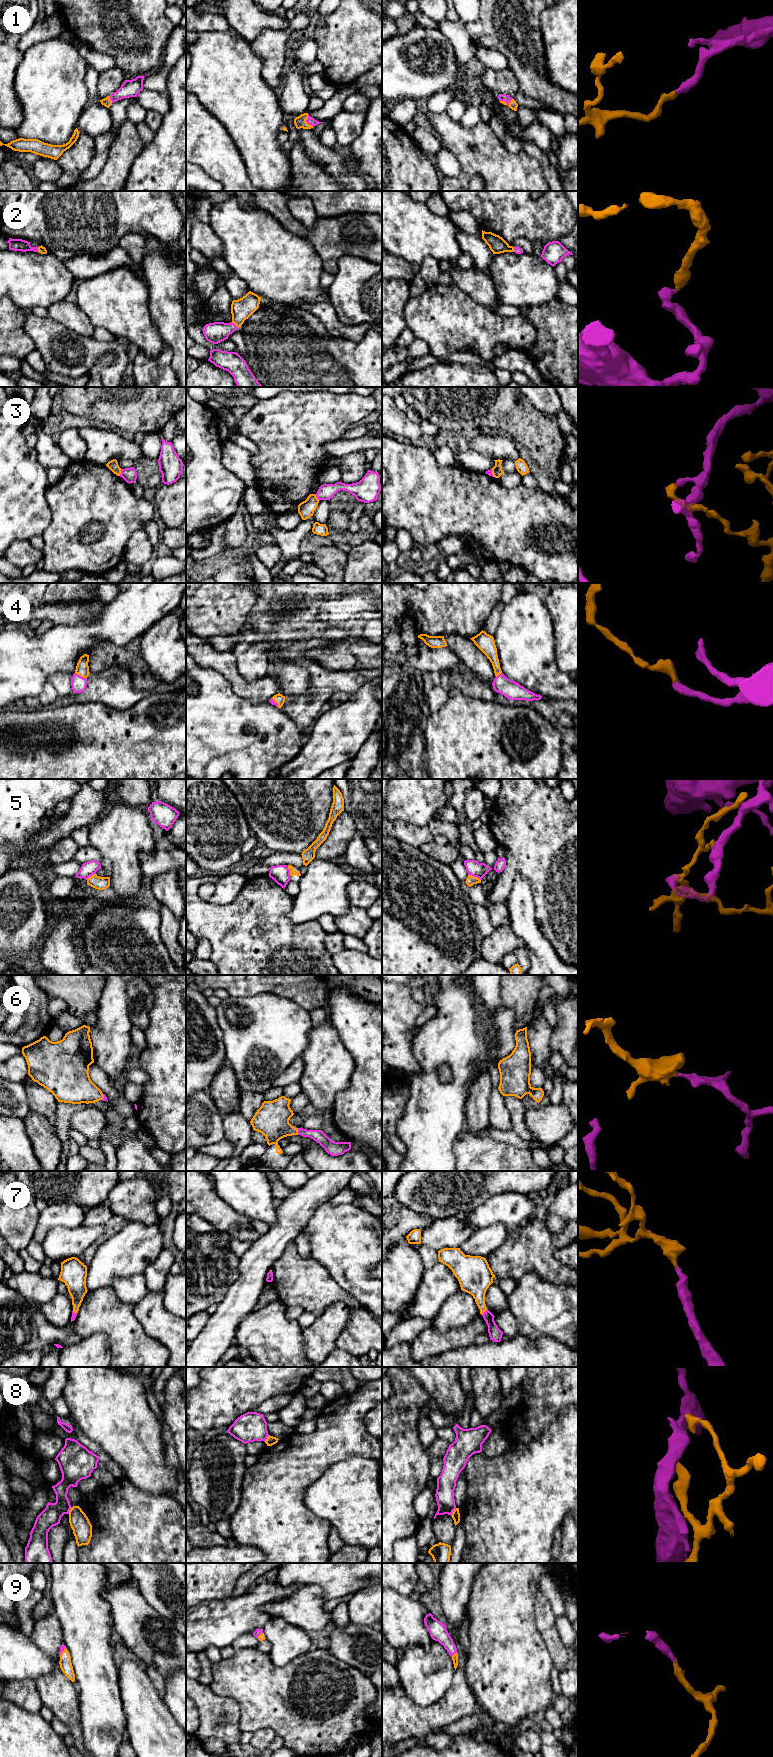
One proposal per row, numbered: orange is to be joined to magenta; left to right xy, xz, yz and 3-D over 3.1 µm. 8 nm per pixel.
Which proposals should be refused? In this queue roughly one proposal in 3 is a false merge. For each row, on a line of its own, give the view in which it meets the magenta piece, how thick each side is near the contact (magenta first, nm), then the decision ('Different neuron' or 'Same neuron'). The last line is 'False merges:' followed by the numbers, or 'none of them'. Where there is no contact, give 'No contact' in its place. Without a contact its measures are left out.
1: Touches magenta in xz. Thickness 60 nm (magenta) against 100 nm. Same neuron
2: Touches magenta in xz. Thickness 170 nm (magenta) against 170 nm. Same neuron
3: Touches magenta in xy. Thickness 110 nm (magenta) against 80 nm. Different neuron
4: Touches magenta in xy. Thickness 120 nm (magenta) against 110 nm. Same neuron
5: Touches magenta in yz. Thickness 120 nm (magenta) against 80 nm. Different neuron
6: Touches magenta in xz. Thickness 100 nm (magenta) against 280 nm. Same neuron
7: Touches magenta in yz. Thickness 110 nm (magenta) against 200 nm. Same neuron
8: Touches magenta in yz. Thickness 160 nm (magenta) against 70 nm. Different neuron
9: Touches magenta in yz. Thickness 140 nm (magenta) against 50 nm. Same neuron
False merges: 3, 5, 8

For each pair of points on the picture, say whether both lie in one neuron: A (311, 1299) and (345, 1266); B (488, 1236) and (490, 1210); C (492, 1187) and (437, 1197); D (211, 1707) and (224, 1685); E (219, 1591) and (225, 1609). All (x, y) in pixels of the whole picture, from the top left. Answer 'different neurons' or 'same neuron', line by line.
A: different neurons
B: different neurons
C: same neuron
D: different neurons
E: different neurons

